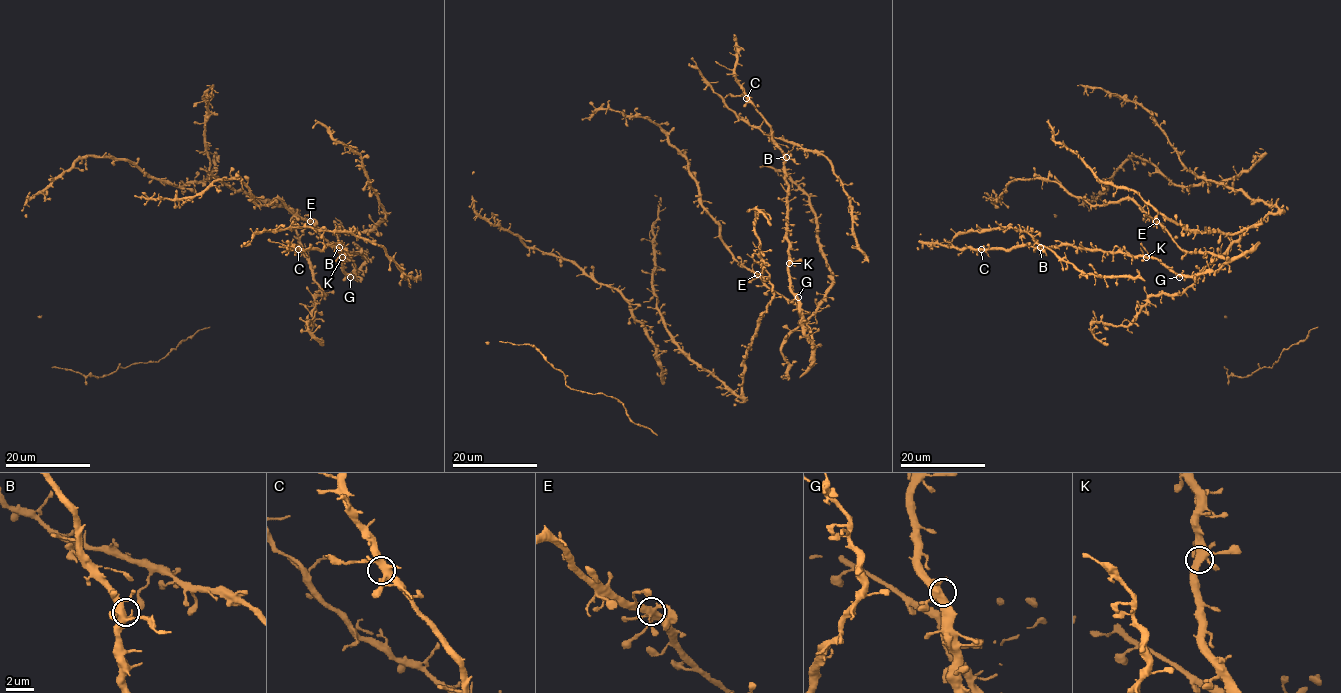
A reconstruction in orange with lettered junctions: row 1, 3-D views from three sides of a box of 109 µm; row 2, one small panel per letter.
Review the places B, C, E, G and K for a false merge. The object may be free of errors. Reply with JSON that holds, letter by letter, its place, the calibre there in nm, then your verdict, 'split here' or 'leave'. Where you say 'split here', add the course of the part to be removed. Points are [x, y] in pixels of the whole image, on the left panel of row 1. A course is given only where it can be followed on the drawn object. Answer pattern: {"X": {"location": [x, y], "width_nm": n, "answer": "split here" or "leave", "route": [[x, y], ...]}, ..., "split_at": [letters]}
{"B": {"location": [339, 247], "width_nm": 460, "answer": "leave"}, "C": {"location": [298, 249], "width_nm": 400, "answer": "leave"}, "E": {"location": [310, 221], "width_nm": 400, "answer": "leave"}, "G": {"location": [350, 277], "width_nm": 400, "answer": "leave"}, "K": {"location": [342, 257], "width_nm": 440, "answer": "leave"}, "split_at": []}

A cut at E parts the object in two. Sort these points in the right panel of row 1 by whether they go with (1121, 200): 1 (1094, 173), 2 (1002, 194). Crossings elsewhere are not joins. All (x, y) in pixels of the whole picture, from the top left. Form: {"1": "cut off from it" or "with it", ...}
{"1": "cut off from it", "2": "with it"}

